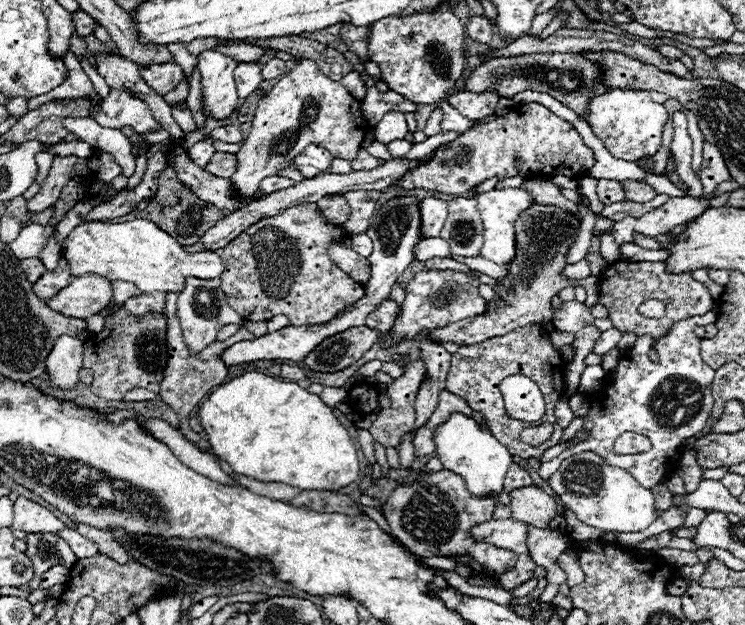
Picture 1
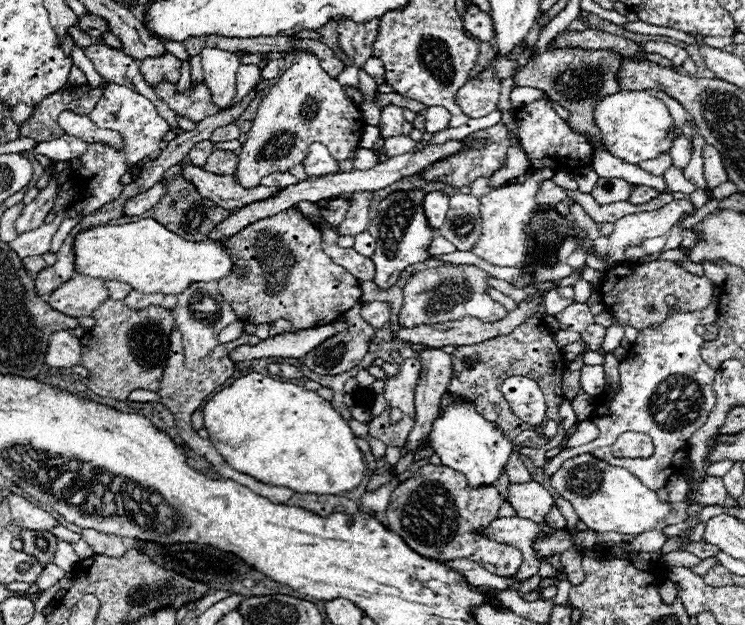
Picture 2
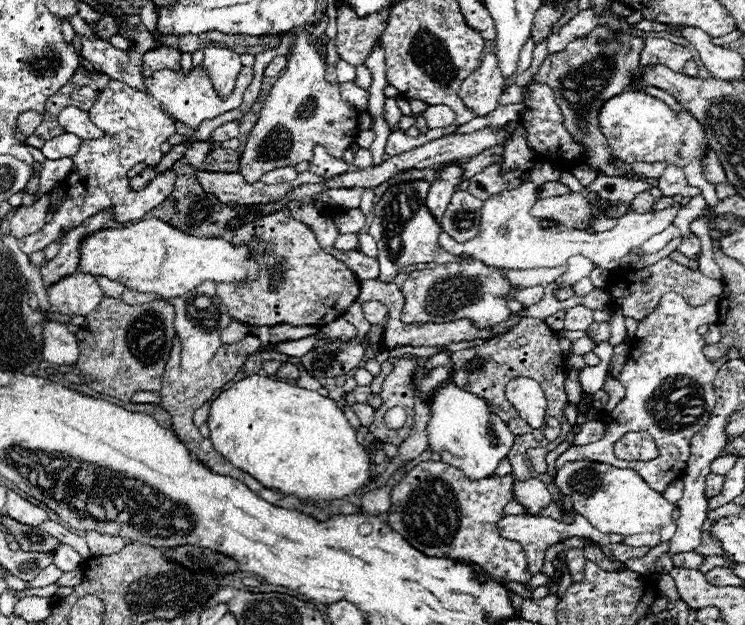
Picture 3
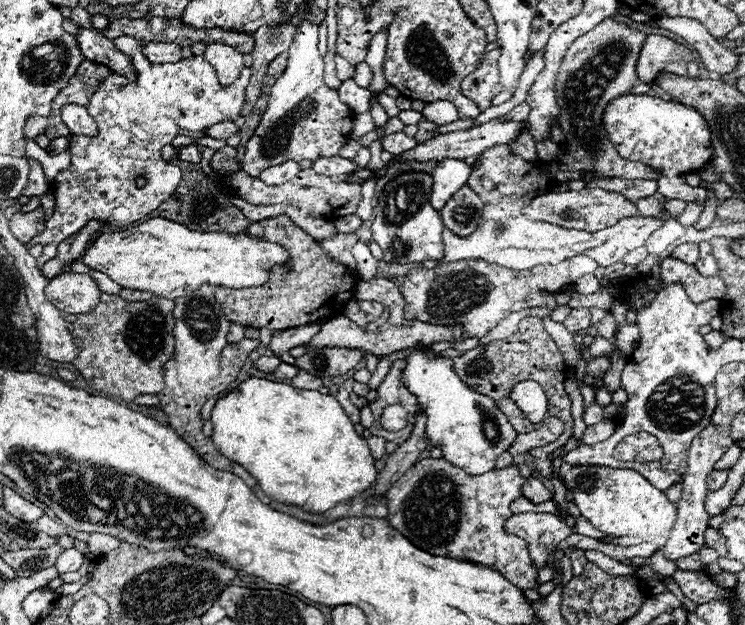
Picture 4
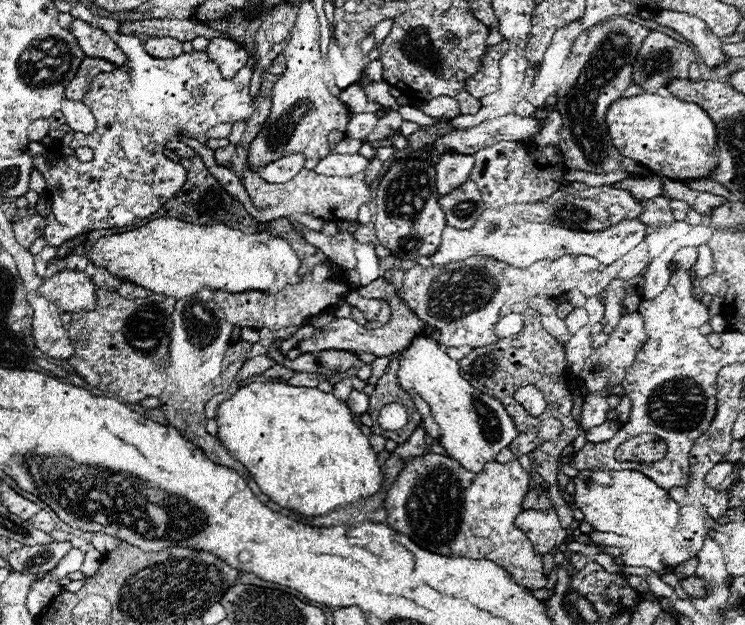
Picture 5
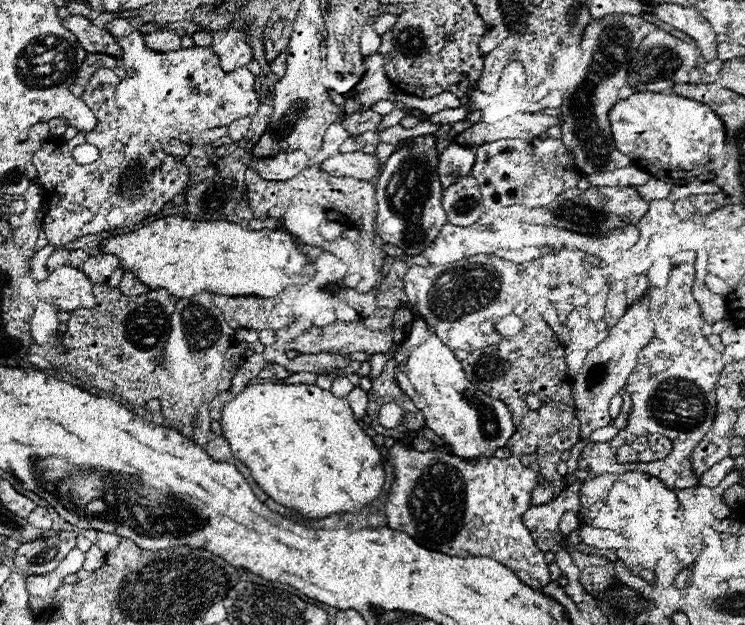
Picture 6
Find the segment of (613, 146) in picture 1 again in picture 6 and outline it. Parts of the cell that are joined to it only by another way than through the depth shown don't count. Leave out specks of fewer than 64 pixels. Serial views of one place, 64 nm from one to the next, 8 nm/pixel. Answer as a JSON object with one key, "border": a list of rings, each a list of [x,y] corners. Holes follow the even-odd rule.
{"border":[[[636,92],[620,100],[608,112],[616,148],[632,160],[648,160],[654,178],[676,184],[676,170],[690,170],[694,176],[710,174],[724,166],[724,128],[716,114],[696,102],[676,94]]]}

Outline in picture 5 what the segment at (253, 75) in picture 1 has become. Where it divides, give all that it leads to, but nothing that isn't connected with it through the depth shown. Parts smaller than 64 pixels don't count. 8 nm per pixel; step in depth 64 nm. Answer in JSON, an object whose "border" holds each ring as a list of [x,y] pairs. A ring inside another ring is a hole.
{"border":[[[120,34],[120,36],[116,36],[116,44],[120,44],[120,50],[128,56],[128,64],[117,68],[126,70],[128,76],[130,76],[130,86],[126,86],[126,88],[120,92],[120,96],[118,96],[118,100],[116,100],[116,106],[114,106],[114,108],[118,110],[118,114],[124,116],[124,122],[122,122],[122,124],[142,124],[144,120],[146,120],[146,122],[156,122],[164,132],[170,134],[170,140],[166,140],[166,144],[168,144],[168,142],[182,142],[175,132],[172,133],[173,131],[188,132],[188,134],[204,134],[206,130],[210,130],[210,128],[216,126],[216,124],[222,124],[222,122],[230,122],[230,124],[234,124],[234,122],[240,122],[240,120],[248,120],[248,118],[252,116],[252,112],[254,112],[254,102],[252,102],[252,98],[250,98],[250,78],[252,78],[252,70],[250,70],[250,68],[244,66],[244,68],[240,68],[240,72],[238,72],[232,80],[224,80],[224,78],[220,76],[218,66],[216,66],[214,62],[210,62],[210,58],[208,58],[206,52],[190,52],[190,54],[180,54],[178,58],[172,58],[172,60],[156,60],[156,58],[152,58],[152,56],[148,56],[148,54],[144,52],[144,48],[142,48],[142,40],[138,40],[136,36]]]}

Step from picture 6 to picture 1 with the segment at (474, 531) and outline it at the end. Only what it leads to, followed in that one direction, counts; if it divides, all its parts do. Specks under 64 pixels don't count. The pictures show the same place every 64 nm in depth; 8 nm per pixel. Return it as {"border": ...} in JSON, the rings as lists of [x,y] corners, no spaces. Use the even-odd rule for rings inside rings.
{"border":[[[440,470],[440,472],[432,472],[432,474],[422,472],[412,484],[398,486],[390,494],[390,498],[384,506],[384,516],[392,528],[392,534],[414,556],[420,556],[420,558],[452,556],[452,554],[464,554],[468,550],[488,570],[506,572],[508,568],[512,568],[516,564],[516,554],[494,548],[490,544],[476,544],[470,538],[472,526],[482,524],[484,520],[492,520],[492,512],[494,512],[496,504],[498,502],[494,498],[484,498],[484,500],[472,498],[460,476],[456,476],[448,470]]]}

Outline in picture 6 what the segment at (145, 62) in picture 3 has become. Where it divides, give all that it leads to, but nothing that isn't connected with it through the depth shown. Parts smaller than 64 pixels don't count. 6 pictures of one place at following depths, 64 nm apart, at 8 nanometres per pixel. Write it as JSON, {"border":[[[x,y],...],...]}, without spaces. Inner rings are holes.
{"border":[[[160,30],[144,36],[144,44],[148,50],[154,52],[176,52],[180,50],[180,36],[176,36],[176,32]]]}

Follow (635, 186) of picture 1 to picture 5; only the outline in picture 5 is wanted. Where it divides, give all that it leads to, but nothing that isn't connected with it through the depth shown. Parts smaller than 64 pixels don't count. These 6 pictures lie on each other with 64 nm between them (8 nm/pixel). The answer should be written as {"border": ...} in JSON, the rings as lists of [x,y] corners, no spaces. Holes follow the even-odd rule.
{"border":[[[656,196],[656,198],[650,198],[650,200],[642,200],[642,214],[640,214],[640,220],[648,226],[648,234],[674,222],[674,214],[668,206],[668,198],[664,196]]]}

